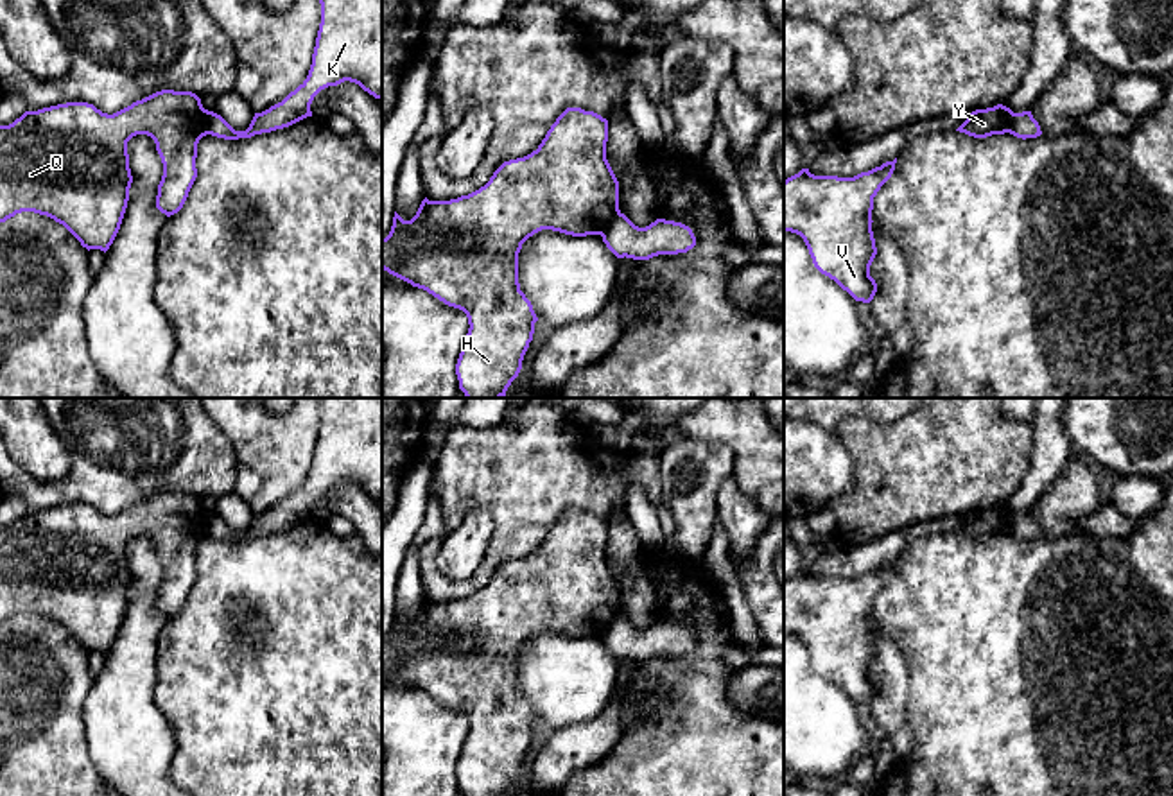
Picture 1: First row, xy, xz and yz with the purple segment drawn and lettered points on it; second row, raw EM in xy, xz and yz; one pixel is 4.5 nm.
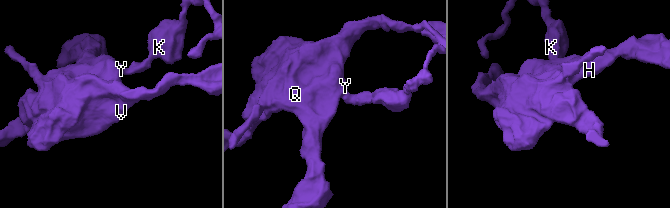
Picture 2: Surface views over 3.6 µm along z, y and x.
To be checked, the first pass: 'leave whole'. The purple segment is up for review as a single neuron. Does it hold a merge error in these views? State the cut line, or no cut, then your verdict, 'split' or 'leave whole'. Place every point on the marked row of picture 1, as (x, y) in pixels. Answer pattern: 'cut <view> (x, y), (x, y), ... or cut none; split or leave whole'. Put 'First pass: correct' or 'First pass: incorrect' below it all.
cut xy (212, 112), (207, 133); split
First pass: incorrect

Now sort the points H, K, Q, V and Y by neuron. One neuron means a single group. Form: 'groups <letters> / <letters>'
groups H Q V Y / K

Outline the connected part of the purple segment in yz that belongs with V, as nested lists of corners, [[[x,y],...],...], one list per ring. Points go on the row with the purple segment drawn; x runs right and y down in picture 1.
[[[897,158],[854,177],[814,176],[809,169],[784,181],[784,231],[804,238],[814,267],[834,280],[856,301],[870,303],[877,283],[870,265],[877,255],[872,231],[873,197],[891,177]]]

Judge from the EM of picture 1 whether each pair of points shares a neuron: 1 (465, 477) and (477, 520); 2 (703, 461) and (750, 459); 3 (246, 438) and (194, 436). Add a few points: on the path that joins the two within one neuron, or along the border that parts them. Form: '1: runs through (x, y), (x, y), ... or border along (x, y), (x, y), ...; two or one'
1: border along (495, 522), (485, 510), (470, 508), (447, 531); two
2: border along (693, 440), (723, 445), (730, 454), (732, 475); two
3: border along (208, 416), (226, 436), (239, 461); two

